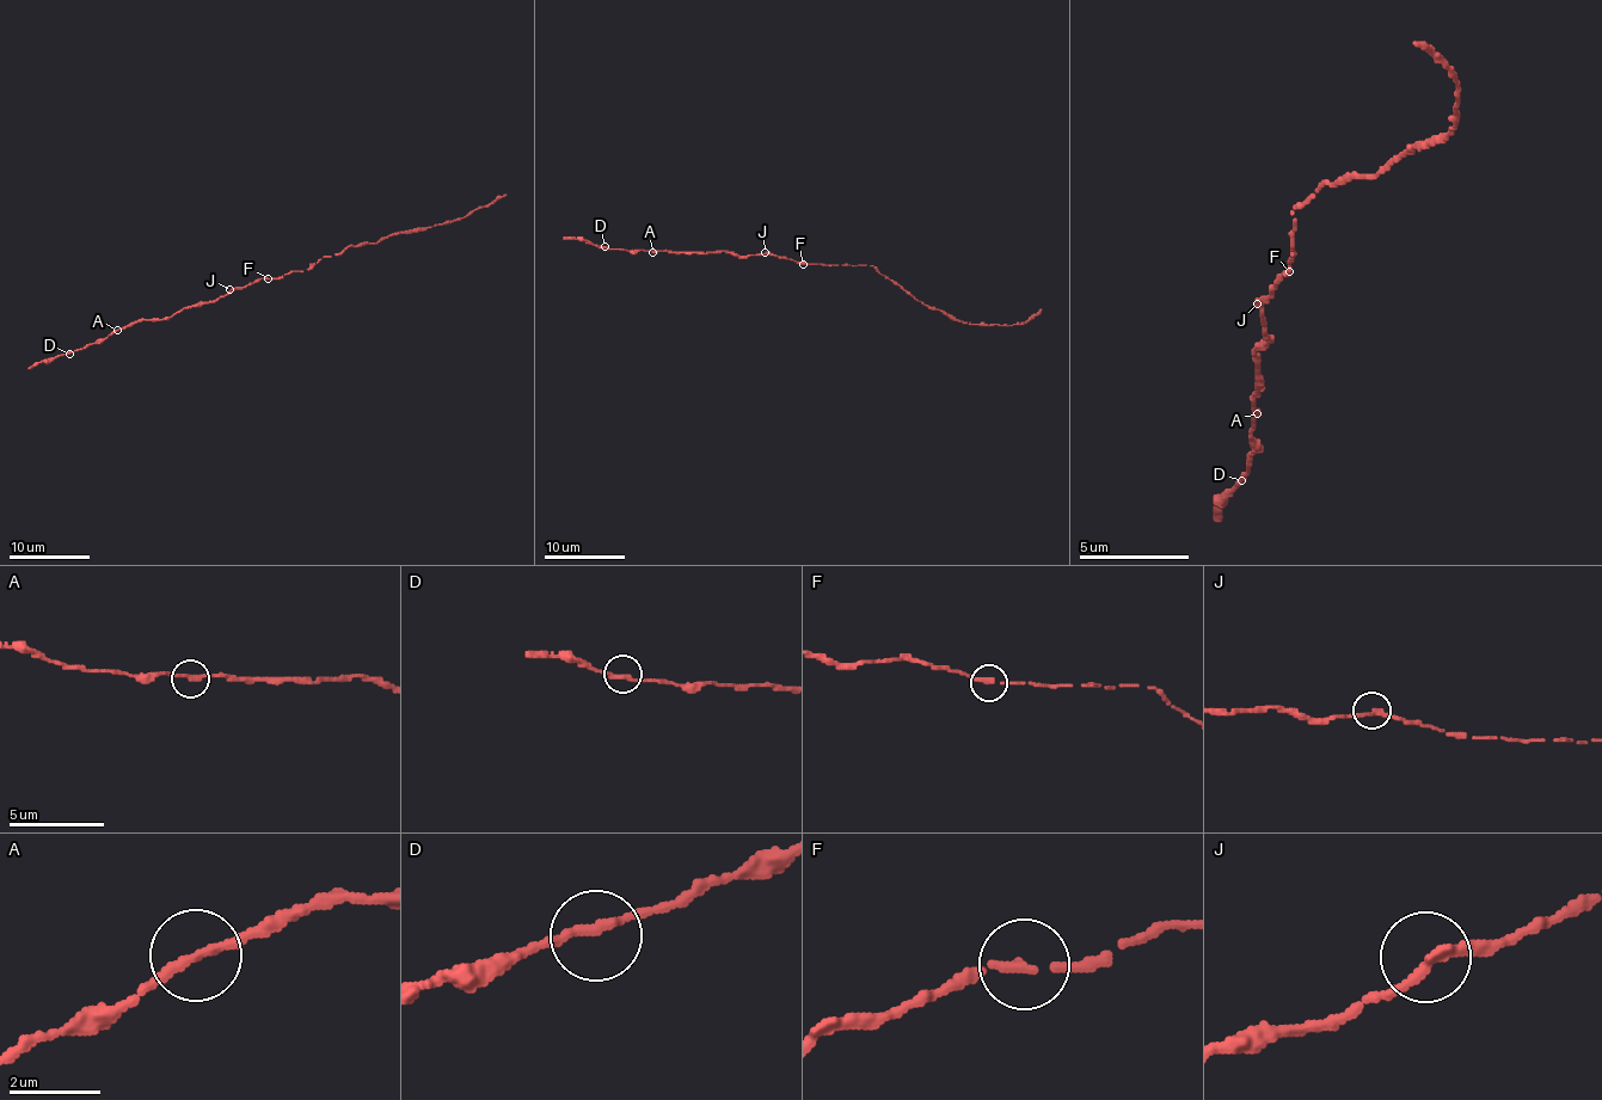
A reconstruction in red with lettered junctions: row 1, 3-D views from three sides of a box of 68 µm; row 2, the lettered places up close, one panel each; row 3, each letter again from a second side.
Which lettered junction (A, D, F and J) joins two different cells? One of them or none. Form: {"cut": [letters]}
{"cut": []}

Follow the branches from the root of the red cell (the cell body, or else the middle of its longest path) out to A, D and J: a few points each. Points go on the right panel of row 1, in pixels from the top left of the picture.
A: (1290, 270), (1274, 282), (1263, 303), (1269, 337), (1252, 354), (1263, 381), (1252, 392), (1257, 413)
D: (1290, 270), (1274, 282), (1263, 303), (1269, 337), (1252, 354), (1263, 381), (1252, 392), (1252, 458), (1241, 480)
J: (1290, 270), (1286, 276), (1286, 270), (1274, 282), (1274, 293), (1263, 303), (1257, 303)

